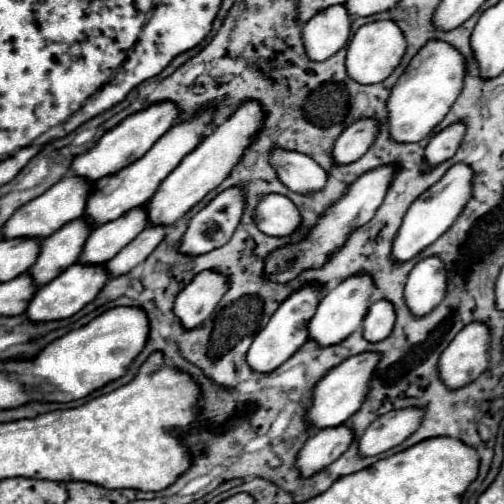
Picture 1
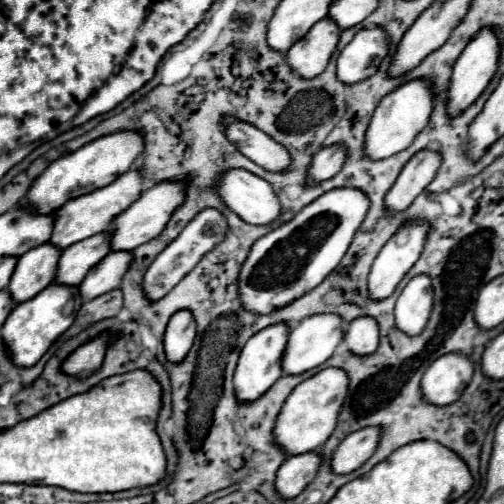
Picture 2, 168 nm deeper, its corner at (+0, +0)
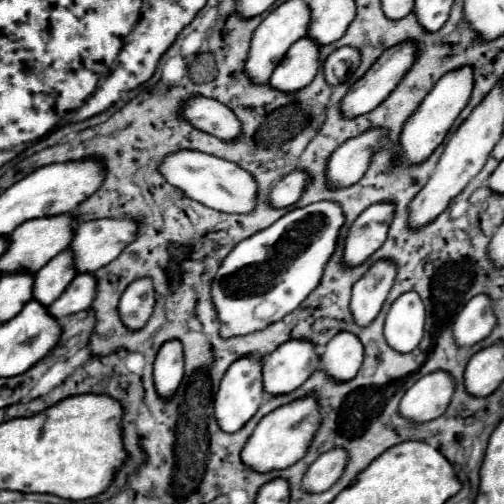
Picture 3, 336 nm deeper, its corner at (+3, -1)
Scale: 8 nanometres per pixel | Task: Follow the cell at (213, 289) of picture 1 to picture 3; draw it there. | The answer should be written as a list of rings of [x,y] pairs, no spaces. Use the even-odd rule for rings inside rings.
[[[169,339],[161,345],[155,357],[153,375],[159,395],[171,397],[183,381],[183,345],[179,339]]]

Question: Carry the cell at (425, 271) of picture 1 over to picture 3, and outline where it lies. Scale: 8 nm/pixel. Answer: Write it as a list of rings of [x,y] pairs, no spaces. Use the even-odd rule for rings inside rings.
[[[415,291],[403,293],[389,309],[389,319],[385,319],[385,339],[387,343],[399,351],[413,351],[421,337],[425,325],[425,305]]]

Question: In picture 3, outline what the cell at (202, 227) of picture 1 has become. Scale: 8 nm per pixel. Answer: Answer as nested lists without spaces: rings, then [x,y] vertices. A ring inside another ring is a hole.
[[[151,277],[135,279],[119,301],[119,315],[129,329],[141,329],[155,307],[155,287]]]

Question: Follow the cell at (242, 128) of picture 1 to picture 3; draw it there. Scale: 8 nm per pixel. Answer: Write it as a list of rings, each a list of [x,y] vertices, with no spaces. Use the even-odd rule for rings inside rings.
[[[107,217],[79,223],[75,227],[75,239],[71,241],[71,251],[75,255],[75,269],[79,273],[95,273],[97,269],[117,259],[121,251],[137,239],[137,233],[139,233],[139,221],[133,217],[119,217],[119,219]]]

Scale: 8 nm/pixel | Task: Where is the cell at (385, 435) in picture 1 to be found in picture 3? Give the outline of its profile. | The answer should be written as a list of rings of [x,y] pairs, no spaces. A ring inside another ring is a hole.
[[[335,447],[327,453],[323,453],[305,473],[303,477],[303,489],[309,493],[323,493],[327,491],[345,471],[349,461],[349,455],[345,449]]]

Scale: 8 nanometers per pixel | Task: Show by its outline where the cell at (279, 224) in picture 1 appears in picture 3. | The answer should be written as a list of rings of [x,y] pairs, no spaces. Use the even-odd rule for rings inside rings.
[[[179,151],[175,155],[169,155],[163,161],[161,171],[171,185],[179,187],[187,197],[211,209],[233,213],[233,215],[249,215],[257,207],[257,183],[253,175],[243,167],[239,167],[237,163],[219,159],[201,151]]]

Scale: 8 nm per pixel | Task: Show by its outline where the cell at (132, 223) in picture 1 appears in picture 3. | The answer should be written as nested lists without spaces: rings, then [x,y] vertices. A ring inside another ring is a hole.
[[[63,251],[43,267],[43,271],[35,273],[35,285],[33,285],[33,297],[43,303],[51,305],[71,283],[71,279],[77,275],[75,271],[75,257],[71,251]]]

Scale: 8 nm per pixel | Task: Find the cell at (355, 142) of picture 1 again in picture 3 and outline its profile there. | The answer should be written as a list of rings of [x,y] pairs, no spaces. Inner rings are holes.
[[[303,169],[291,171],[281,181],[277,181],[277,185],[271,189],[271,195],[269,195],[271,205],[287,207],[287,205],[297,203],[309,181],[311,181],[311,175],[307,171],[303,171]]]

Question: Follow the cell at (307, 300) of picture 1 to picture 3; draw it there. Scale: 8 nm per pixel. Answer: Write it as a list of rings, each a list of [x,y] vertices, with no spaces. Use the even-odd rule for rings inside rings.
[[[241,357],[237,359],[225,373],[219,391],[215,395],[215,417],[223,431],[235,433],[239,431],[259,409],[265,399],[263,391],[263,359],[257,357]]]

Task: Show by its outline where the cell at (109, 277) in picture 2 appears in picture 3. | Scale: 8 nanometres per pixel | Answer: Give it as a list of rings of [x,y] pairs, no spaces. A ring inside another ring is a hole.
[[[79,273],[63,295],[49,305],[49,313],[55,319],[63,319],[69,313],[89,309],[97,295],[97,277],[93,273]]]

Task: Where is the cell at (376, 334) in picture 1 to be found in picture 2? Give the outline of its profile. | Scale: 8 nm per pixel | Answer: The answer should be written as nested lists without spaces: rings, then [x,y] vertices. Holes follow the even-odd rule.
[[[370,316],[352,320],[344,328],[344,346],[356,356],[368,356],[378,348],[378,322]]]

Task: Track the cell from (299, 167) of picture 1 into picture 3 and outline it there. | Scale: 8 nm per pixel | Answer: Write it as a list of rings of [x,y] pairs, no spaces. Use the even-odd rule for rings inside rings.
[[[193,97],[183,105],[183,117],[197,129],[215,135],[223,141],[241,137],[241,123],[235,113],[223,103],[207,97]]]

